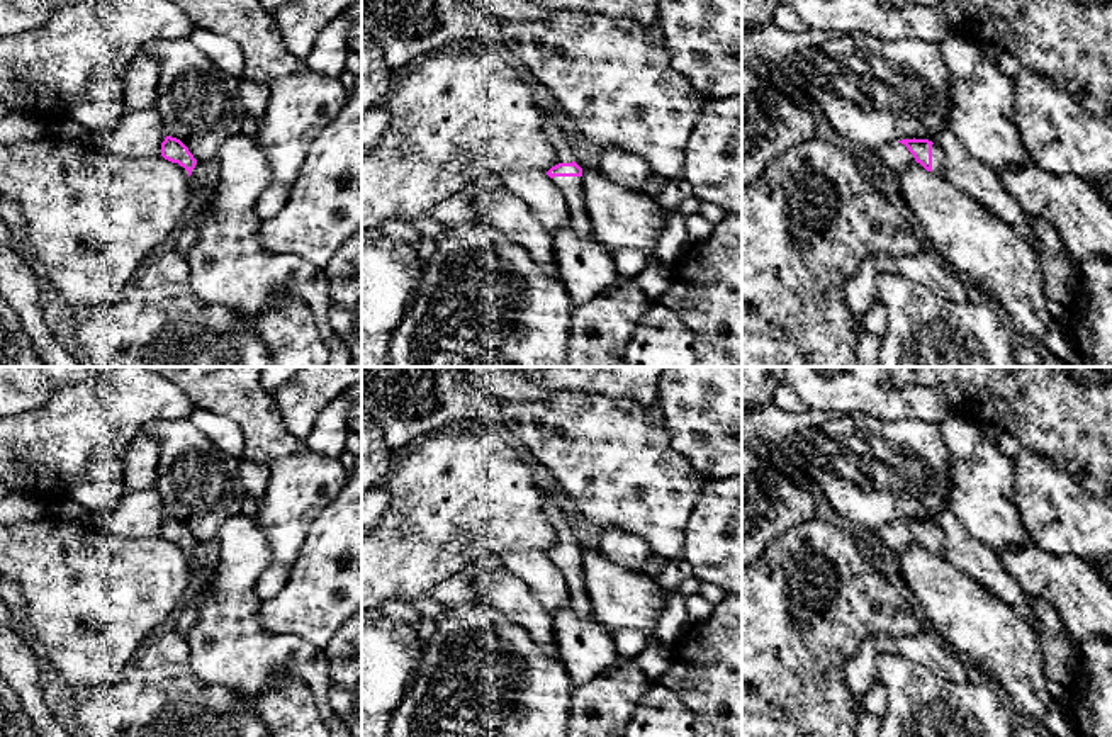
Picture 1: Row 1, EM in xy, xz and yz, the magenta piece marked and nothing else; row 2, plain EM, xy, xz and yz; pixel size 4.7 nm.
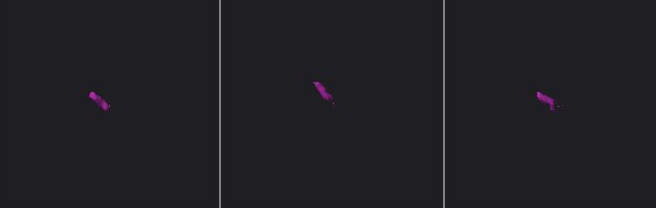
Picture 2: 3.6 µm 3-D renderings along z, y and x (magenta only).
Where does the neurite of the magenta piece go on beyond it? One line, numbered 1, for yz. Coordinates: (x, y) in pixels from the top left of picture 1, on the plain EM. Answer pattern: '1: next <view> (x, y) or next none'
1: next yz (895, 537)

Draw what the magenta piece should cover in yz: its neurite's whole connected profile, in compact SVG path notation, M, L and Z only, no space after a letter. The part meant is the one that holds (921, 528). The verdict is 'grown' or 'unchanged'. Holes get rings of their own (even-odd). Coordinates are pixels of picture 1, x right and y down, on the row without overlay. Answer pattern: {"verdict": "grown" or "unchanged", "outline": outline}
{"verdict": "grown", "outline": "M901 520L883 528L871 528L878 543L895 554L920 543L927 552L944 557L944 535L929 520Z"}

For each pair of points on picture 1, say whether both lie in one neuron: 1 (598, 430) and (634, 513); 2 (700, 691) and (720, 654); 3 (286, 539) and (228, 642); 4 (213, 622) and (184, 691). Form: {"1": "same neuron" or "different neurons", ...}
{"1": "same neuron", "2": "same neuron", "3": "different neurons", "4": "different neurons"}

